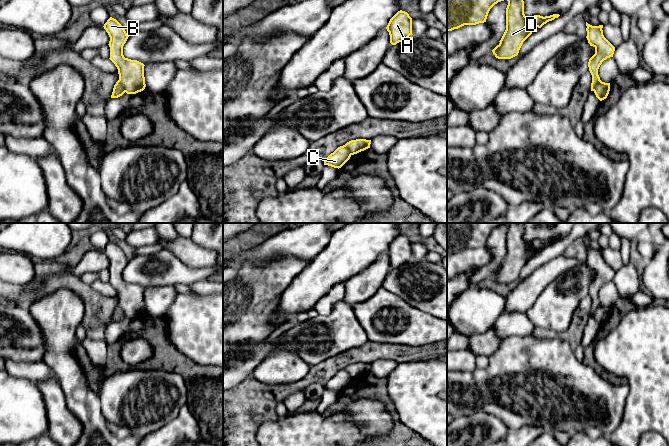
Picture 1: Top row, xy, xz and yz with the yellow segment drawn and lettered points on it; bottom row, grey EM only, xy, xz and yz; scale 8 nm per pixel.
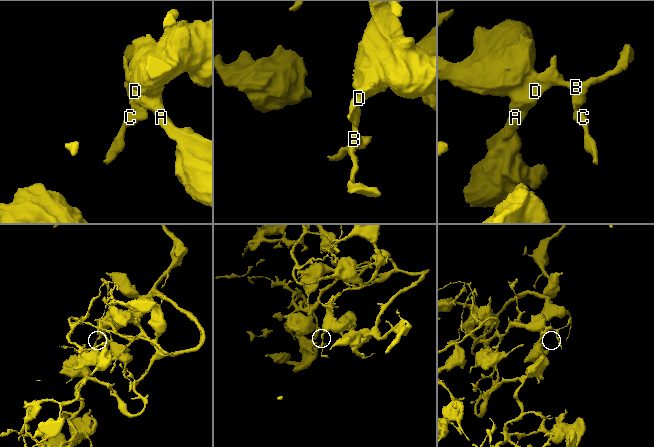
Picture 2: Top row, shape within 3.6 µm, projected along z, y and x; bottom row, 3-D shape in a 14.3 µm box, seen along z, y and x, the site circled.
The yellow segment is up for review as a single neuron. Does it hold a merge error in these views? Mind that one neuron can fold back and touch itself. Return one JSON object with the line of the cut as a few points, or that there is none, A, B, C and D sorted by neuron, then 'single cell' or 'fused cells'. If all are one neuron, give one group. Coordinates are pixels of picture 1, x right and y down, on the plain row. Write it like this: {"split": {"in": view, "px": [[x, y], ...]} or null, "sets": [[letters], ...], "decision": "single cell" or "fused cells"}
{"split": {"in": "xy", "px": [[118, 304], [125, 315]]}, "sets": [["A", "B", "D"], ["C"]], "decision": "fused cells"}

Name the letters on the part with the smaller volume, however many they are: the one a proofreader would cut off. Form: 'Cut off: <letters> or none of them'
Cut off: C

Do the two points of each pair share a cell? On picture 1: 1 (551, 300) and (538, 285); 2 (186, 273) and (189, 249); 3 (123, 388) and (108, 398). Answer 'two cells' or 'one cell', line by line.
1: two cells
2: two cells
3: one cell

